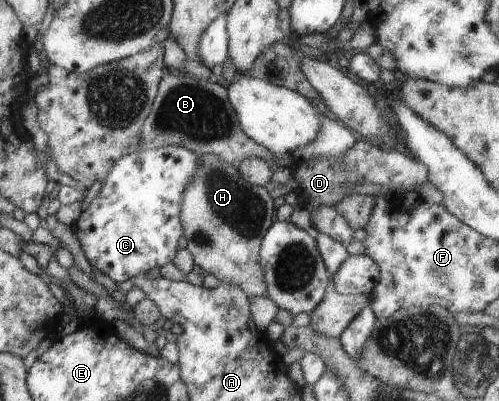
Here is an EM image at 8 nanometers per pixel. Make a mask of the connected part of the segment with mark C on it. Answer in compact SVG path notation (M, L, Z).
M164 146L151 150L138 150L114 162L110 173L102 180L98 195L84 208L73 230L80 247L94 268L113 279L117 284L128 281L138 273L172 263L179 251L178 241L184 235L180 212L184 191L196 173L200 156L182 146Z

